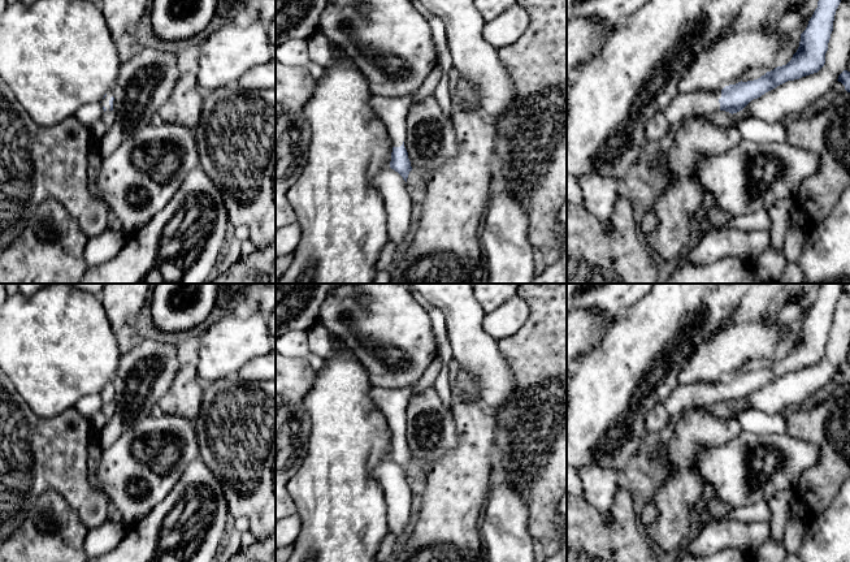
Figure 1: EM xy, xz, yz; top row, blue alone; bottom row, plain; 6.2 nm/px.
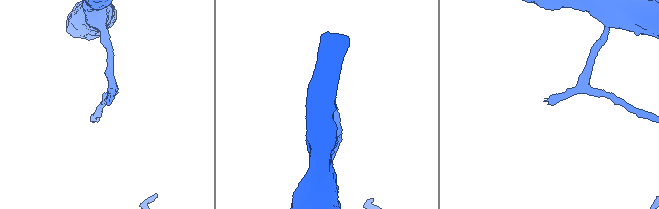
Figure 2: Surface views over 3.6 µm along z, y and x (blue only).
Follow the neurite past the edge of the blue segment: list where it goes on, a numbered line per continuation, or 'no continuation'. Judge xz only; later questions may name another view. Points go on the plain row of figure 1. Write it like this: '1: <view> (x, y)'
1: xz (393, 402)

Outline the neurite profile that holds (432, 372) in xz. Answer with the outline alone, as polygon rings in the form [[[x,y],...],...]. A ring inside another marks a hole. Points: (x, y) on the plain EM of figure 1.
[[[439,354],[435,355],[431,364],[426,368],[426,371],[422,373],[421,379],[417,381],[417,384],[413,386],[412,397],[419,395],[428,388],[433,388],[433,384],[435,379],[438,377],[441,368],[443,366],[443,359]]]

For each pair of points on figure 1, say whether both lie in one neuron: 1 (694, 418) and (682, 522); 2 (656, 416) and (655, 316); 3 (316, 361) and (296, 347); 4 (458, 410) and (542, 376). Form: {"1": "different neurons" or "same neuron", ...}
{"1": "same neuron", "2": "different neurons", "3": "same neuron", "4": "different neurons"}

